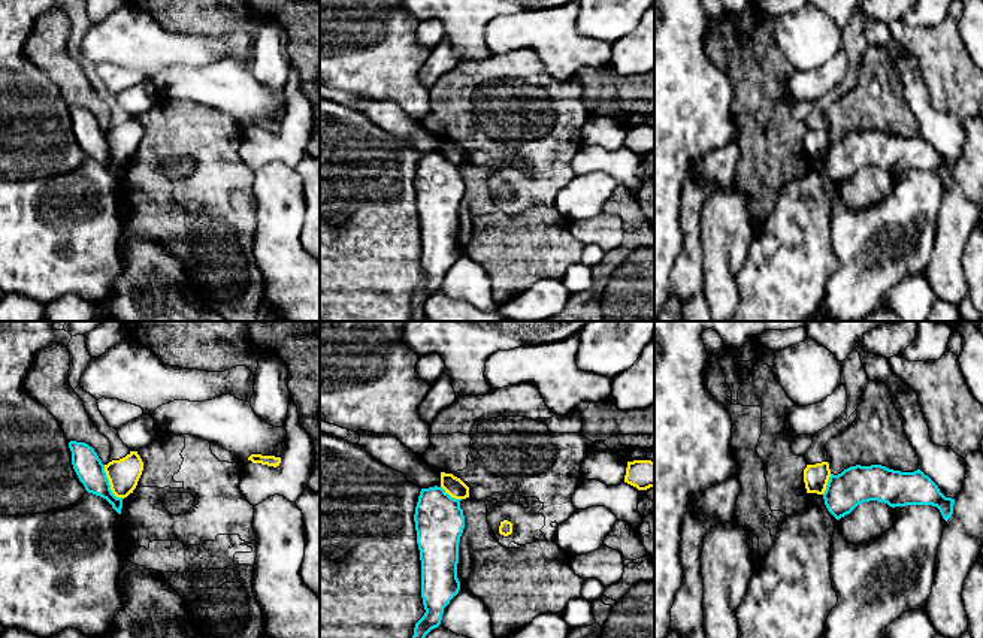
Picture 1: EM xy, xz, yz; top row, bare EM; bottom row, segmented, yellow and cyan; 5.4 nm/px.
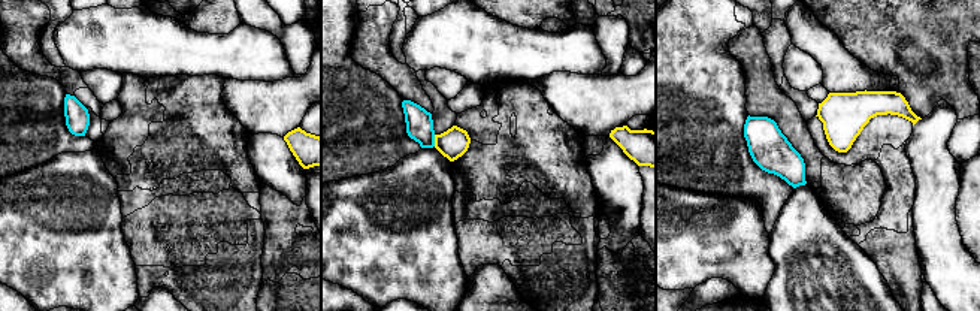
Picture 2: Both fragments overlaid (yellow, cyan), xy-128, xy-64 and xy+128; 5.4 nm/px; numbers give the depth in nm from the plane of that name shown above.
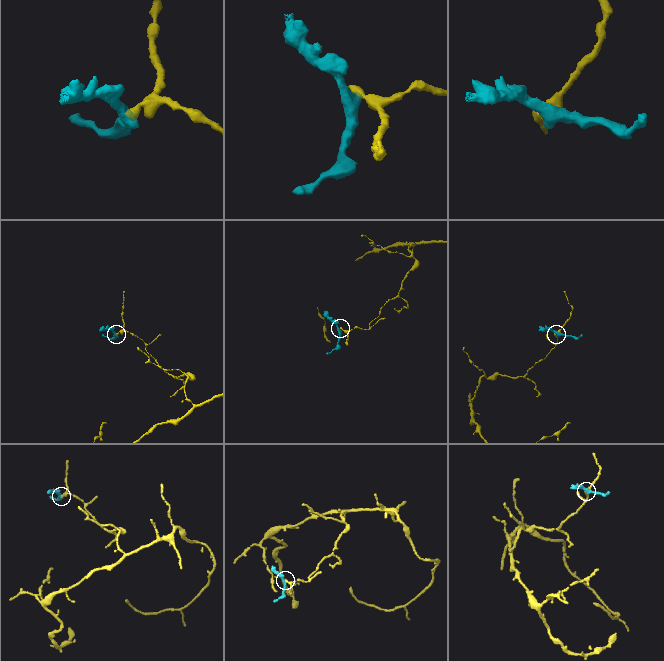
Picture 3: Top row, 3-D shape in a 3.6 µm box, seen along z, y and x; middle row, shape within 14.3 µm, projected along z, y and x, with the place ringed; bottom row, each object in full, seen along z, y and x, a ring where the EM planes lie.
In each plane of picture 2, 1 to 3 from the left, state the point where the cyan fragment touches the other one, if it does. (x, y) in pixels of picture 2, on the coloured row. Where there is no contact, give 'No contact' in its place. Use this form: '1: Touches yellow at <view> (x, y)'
1: No contact
2: Touches yellow at xy-64 (435, 141)
3: No contact

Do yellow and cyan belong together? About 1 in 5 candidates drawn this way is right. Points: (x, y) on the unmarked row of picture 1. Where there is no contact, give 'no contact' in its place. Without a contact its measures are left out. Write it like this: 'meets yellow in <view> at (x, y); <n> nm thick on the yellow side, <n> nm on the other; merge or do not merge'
meets yellow in xy at (109, 148); 170 nm thick on the yellow side, 150 nm on the other; do not merge

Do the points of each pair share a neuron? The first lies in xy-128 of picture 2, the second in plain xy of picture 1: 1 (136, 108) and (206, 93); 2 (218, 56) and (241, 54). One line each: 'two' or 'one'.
1: two
2: one

